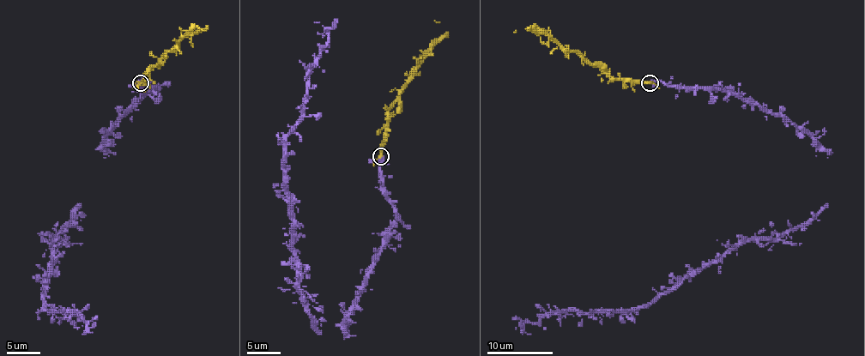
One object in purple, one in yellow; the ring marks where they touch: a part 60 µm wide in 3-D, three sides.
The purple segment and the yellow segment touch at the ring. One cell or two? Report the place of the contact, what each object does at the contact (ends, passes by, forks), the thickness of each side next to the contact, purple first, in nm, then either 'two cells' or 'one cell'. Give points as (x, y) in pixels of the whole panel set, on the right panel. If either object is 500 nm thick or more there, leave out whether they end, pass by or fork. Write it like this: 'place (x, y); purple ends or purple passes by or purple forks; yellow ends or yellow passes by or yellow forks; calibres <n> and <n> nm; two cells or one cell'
place (650, 83); purple forks; yellow passes by; calibres 280 and 280 nm; one cell

